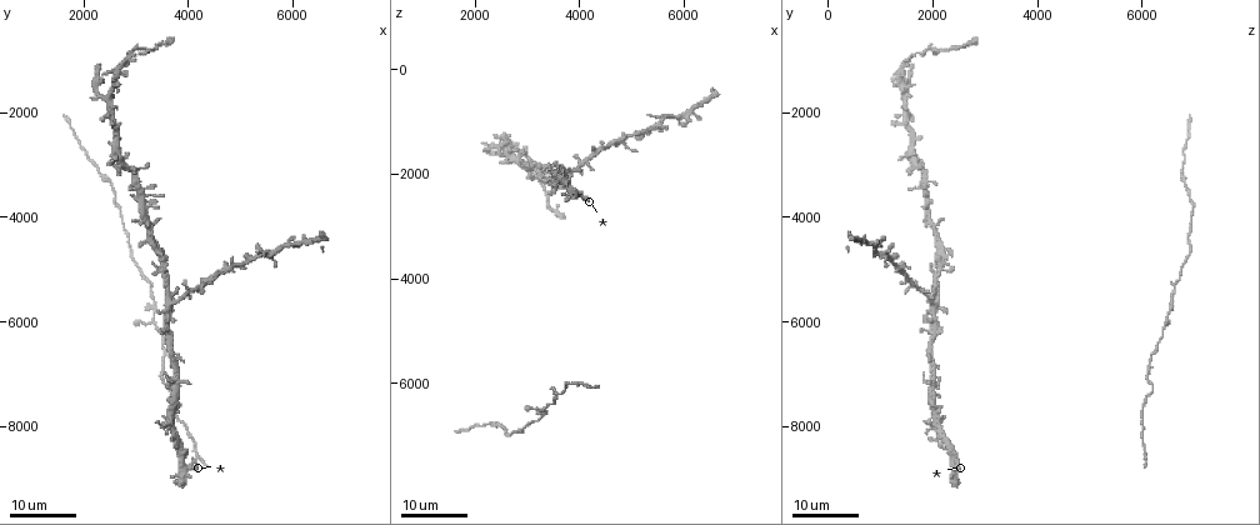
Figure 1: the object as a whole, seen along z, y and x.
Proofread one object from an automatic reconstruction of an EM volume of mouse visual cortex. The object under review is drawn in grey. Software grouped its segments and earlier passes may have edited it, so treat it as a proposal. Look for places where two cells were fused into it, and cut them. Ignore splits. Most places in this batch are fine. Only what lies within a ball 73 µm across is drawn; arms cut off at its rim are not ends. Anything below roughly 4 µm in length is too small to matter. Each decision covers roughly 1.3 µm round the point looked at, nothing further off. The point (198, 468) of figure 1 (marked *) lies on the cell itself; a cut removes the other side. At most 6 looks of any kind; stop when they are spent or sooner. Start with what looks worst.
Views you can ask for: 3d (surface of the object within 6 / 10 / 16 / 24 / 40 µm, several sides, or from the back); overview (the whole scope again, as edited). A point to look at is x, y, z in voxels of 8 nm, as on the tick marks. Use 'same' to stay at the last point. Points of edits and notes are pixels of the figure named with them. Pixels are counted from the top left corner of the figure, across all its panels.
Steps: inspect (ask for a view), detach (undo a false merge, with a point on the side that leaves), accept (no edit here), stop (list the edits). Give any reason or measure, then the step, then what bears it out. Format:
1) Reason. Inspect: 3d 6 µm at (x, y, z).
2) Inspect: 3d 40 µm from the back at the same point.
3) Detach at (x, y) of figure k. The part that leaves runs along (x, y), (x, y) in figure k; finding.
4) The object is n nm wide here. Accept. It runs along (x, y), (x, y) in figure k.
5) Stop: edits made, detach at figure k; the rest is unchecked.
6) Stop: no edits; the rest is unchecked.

Inspect: 3d 24 µm at (3700, 5650, 2000).

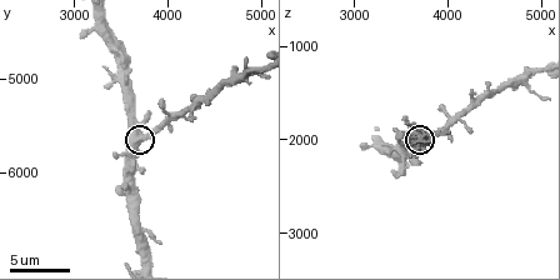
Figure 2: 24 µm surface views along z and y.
Inspect: 3d 6 µm at the same point.

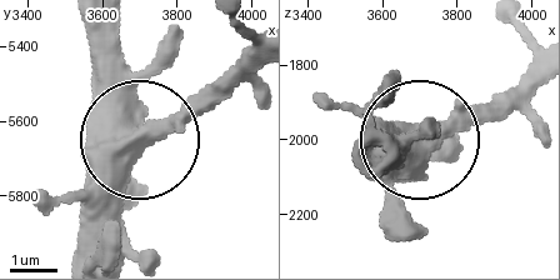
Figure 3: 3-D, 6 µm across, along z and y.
The side arm is 33 µm long. Accept. One cell here.

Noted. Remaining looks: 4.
Sudden change in width. Inspect: 3d 16 µm at (2300, 3200, 6750).

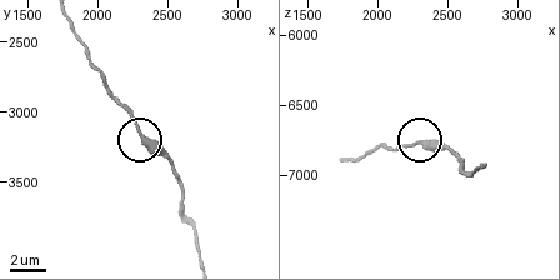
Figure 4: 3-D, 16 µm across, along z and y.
Inspect: 3d 10 µm at (2340, 3160, 6780).

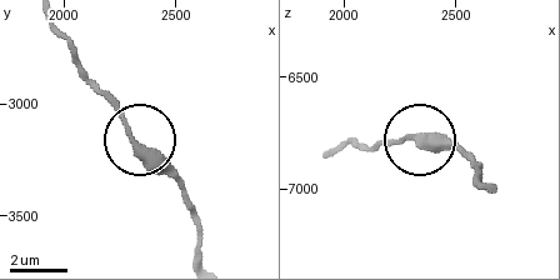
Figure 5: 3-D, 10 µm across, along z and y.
The object is 310 nm wide here. Accept. It runs along (200, 254), (200, 225), (188, 196), (88, 84) in figure 5; continuous, no second cell.

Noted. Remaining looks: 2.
Inspect: 3d 16 µm at (4100, 8250, 6050).

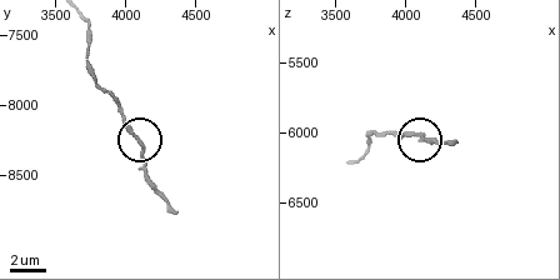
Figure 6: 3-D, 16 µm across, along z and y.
Inspect: 3d 6 µm at (4080, 8200, 6000).

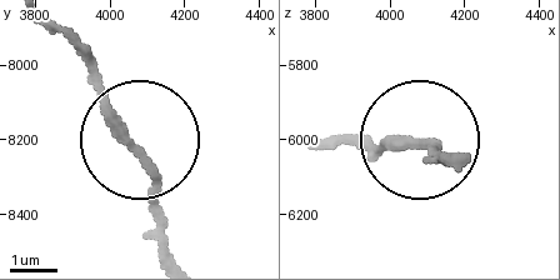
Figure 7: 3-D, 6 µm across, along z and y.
Accept. All the same cell.

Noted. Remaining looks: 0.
Stop: no edits; the rest is unchecked.

